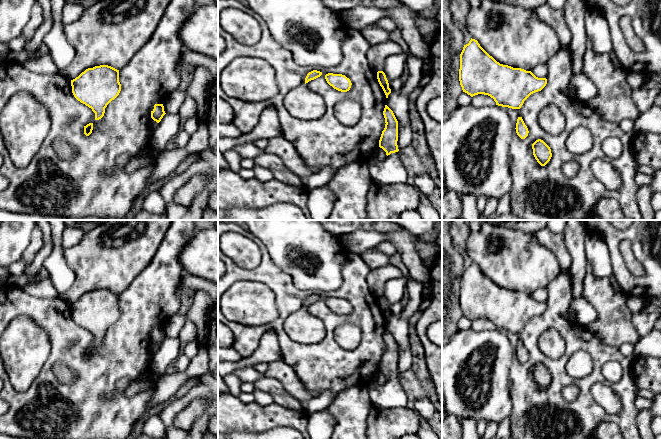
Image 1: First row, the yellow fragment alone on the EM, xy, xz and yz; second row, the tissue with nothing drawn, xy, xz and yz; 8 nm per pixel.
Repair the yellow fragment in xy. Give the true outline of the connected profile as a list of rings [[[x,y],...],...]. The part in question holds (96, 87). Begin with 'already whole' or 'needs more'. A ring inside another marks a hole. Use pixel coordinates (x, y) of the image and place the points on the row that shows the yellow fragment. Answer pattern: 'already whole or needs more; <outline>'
already whole; [[[100,65],[88,68],[71,80],[74,97],[95,113],[95,120],[104,116],[105,108],[121,91],[119,70]]]

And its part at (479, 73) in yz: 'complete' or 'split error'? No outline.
complete

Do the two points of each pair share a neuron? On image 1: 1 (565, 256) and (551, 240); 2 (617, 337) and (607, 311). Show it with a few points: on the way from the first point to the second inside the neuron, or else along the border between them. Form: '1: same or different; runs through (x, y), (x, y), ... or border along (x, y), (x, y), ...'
1: same; runs through (561, 252), (555, 244)
2: same; runs through (615, 331), (613, 317)

